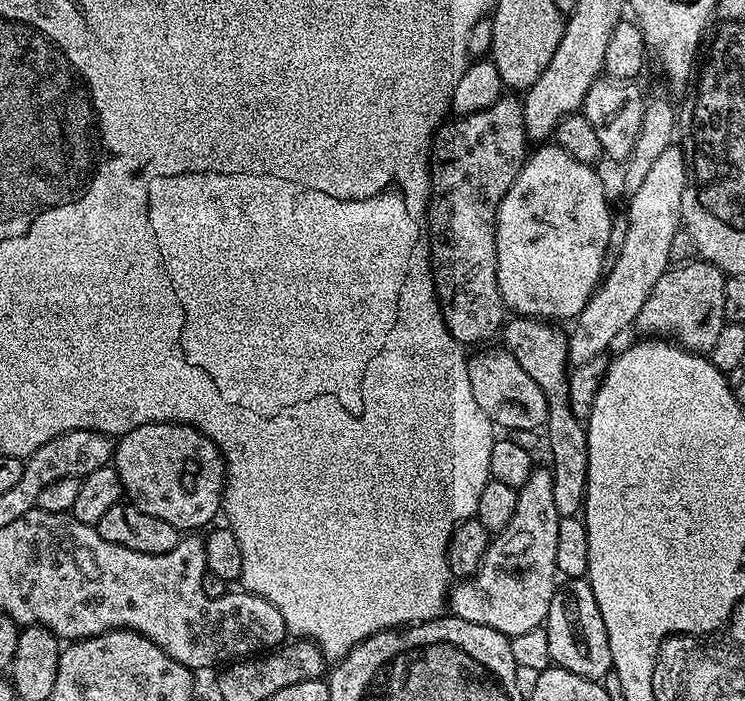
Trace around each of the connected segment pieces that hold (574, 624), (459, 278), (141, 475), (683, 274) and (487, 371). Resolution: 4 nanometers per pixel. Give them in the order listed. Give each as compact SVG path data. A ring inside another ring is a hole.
M568 578L557 587L542 627L549 639L549 658L555 667L597 682L603 681L607 672L613 671L606 622L602 622L602 610L598 610L594 590L587 579Z
M501 95L500 99L494 102L494 106L490 106L489 108L487 108L486 110L482 110L481 112L474 112L469 116L456 116L455 118L445 119L444 123L436 129L436 133L432 136L432 151L428 154L428 254L432 262L432 281L436 283L436 297L438 298L438 302L440 303L442 318L446 322L446 330L450 334L454 334L454 338L456 339L456 341L458 341L458 343L465 346L471 346L471 344L480 344L476 346L487 345L489 343L489 341L487 342L487 340L490 339L491 336L495 334L495 332L497 335L497 333L499 333L501 329L503 329L506 323L506 309L504 307L504 299L502 298L502 294L498 290L498 258L496 257L496 211L498 210L498 206L502 202L502 198L506 194L506 190L510 190L510 186L514 186L514 178L518 178L520 167L522 167L526 157L529 155L530 152L530 141L527 133L524 131L524 105L519 99L517 99L517 97L515 100L515 98L512 96L515 95Z
M143 424L130 430L115 441L114 467L130 503L138 506L138 510L146 510L146 514L154 514L154 518L166 518L170 526L181 530L207 529L213 523L211 520L221 515L226 483L224 459L213 440L189 424Z
M693 258L687 263L677 263L670 266L654 282L654 290L650 290L650 298L642 306L642 314L638 314L634 325L635 331L640 331L648 338L671 338L687 352L699 352L711 354L714 350L714 342L721 334L726 321L724 311L726 310L726 276L718 266L714 266L708 260Z
M503 347L491 348L477 351L480 353L476 357L473 355L468 362L470 390L474 390L478 406L482 406L497 429L507 428L512 432L539 429L546 420L546 405L538 382L534 382L534 378L530 378L530 374L526 374L526 370L522 370Z

